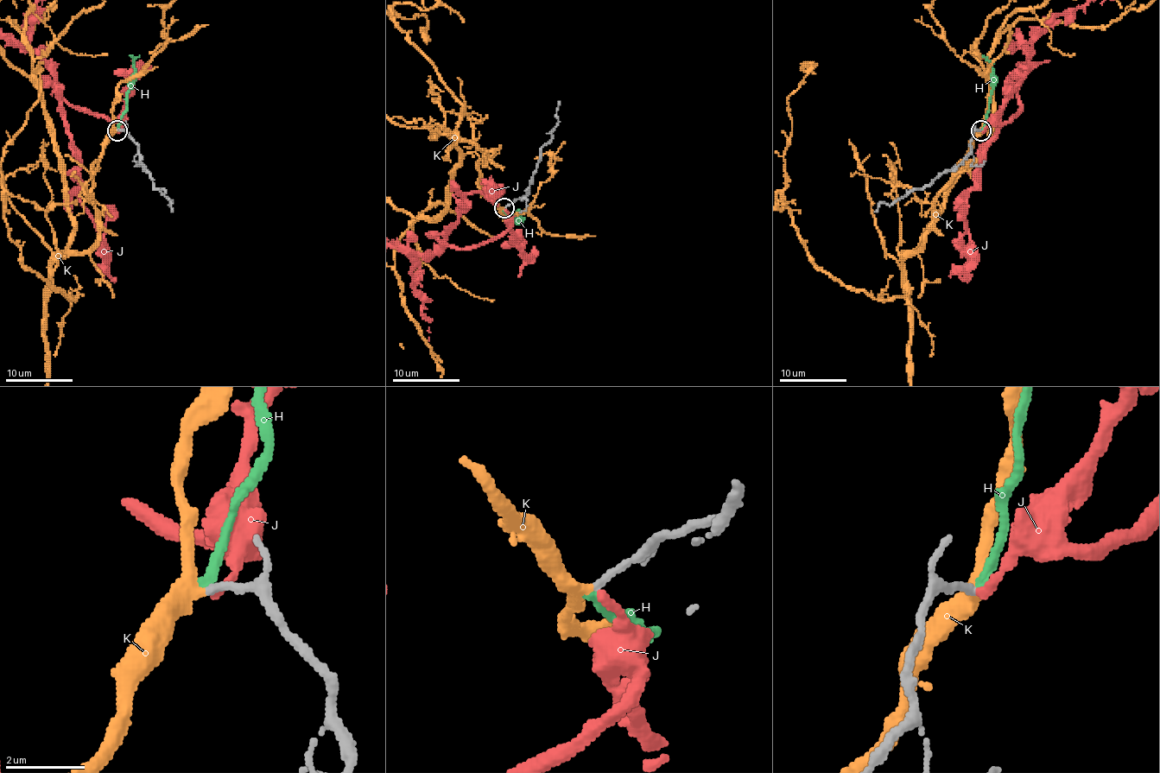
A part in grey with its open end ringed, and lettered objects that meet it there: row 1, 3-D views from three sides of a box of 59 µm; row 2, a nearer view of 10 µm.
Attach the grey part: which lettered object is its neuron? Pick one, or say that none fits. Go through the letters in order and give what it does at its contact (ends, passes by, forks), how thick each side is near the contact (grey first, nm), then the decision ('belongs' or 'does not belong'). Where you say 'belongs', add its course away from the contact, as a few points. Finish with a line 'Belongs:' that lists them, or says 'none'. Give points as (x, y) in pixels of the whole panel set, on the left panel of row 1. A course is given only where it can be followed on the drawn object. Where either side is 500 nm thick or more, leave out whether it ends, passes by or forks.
H: it ends there; 190 nm thick on the grey side, 280 nm on the other; does not belong
J: it ends there; 190 nm thick on the grey side, 200 nm on the other; does not belong
K: it passes by; 190 nm thick on the grey side, 320 nm on the other; belongs
Belongs: K

